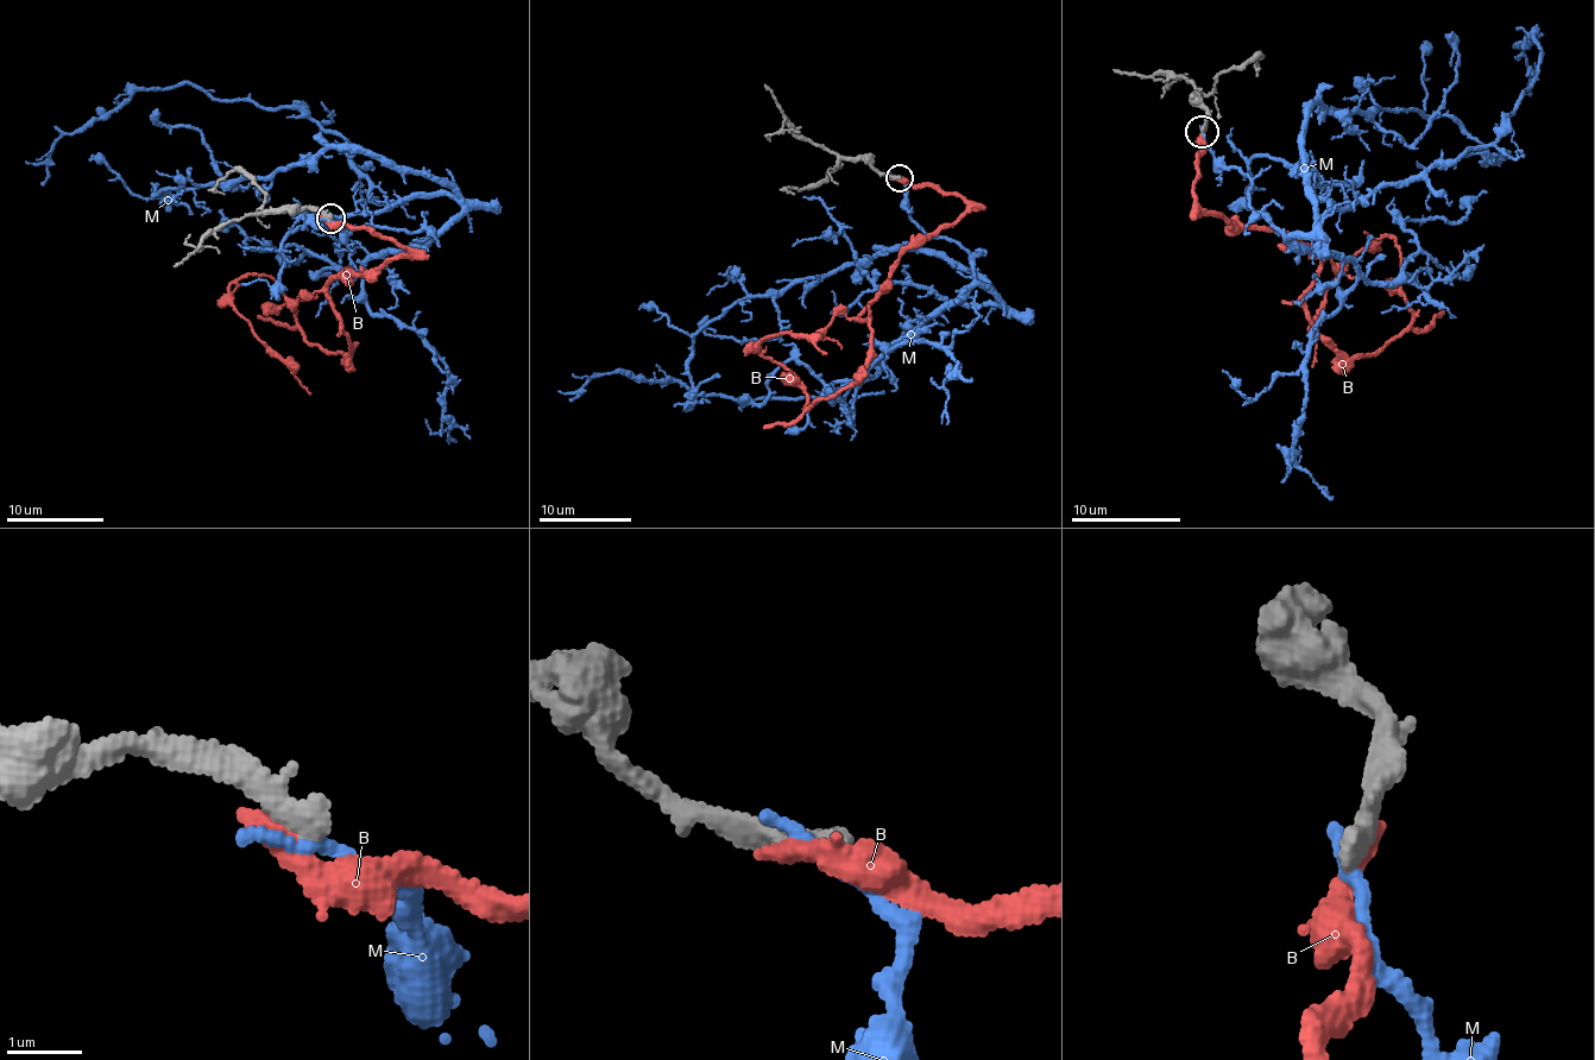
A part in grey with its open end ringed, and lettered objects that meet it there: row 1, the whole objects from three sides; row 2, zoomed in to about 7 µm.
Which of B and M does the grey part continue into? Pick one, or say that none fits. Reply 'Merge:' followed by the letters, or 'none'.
Merge: none

